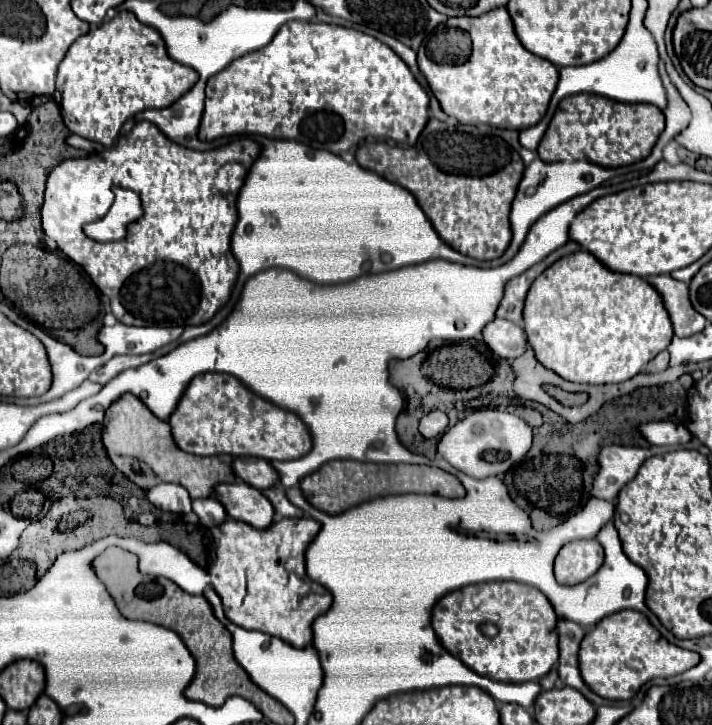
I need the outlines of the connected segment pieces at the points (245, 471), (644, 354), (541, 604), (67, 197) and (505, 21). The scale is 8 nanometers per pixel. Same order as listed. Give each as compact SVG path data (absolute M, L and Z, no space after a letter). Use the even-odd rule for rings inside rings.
M234 457L232 459L232 471L238 479L244 483L264 491L278 483L278 475L274 467L264 459L252 459L252 457Z
M580 249L558 259L532 283L524 303L524 333L536 359L572 383L622 383L672 341L672 325L658 291L644 279L606 269Z
M494 581L456 589L438 599L432 607L432 629L450 655L458 657L478 675L494 681L536 681L558 661L556 613L536 587L524 583ZM484 621L494 621L500 633L492 639L484 637L480 633Z
M138 121L134 129L122 135L112 149L82 159L64 159L50 171L42 205L42 229L58 243L58 249L64 255L82 265L100 293L110 299L114 317L124 325L202 325L210 321L214 313L230 299L232 285L238 277L238 261L230 251L230 237L238 219L236 197L258 153L260 145L248 137L238 137L214 151L186 149L170 141L150 121ZM114 185L136 191L146 213L142 221L136 221L130 227L130 237L126 237L126 241L98 245L96 241L88 241L88 237L82 233L82 225L100 219L108 211Z
M504 7L492 9L476 19L450 17L444 25L438 25L418 49L418 67L446 115L464 123L486 123L518 131L532 127L542 119L558 81L558 69L550 61L540 59L522 47Z

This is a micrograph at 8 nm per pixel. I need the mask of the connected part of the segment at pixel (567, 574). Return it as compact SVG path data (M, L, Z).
M580 539L566 543L554 561L556 581L576 585L592 577L604 561L604 549L596 539Z

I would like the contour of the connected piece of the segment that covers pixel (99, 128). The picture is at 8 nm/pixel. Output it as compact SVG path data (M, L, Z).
M120 11L96 31L78 37L58 67L56 99L66 127L106 147L114 143L126 119L146 109L170 107L194 83L198 73L172 61L156 29L140 23L134 13Z

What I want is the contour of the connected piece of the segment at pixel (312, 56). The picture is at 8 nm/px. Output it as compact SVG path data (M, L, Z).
M288 21L266 47L232 61L224 71L208 79L206 109L198 127L198 139L212 141L226 135L264 135L274 139L296 139L314 149L326 149L340 155L364 137L390 137L398 143L406 141L408 145L414 145L426 121L428 95L406 69L406 63L400 61L388 45L338 25Z

